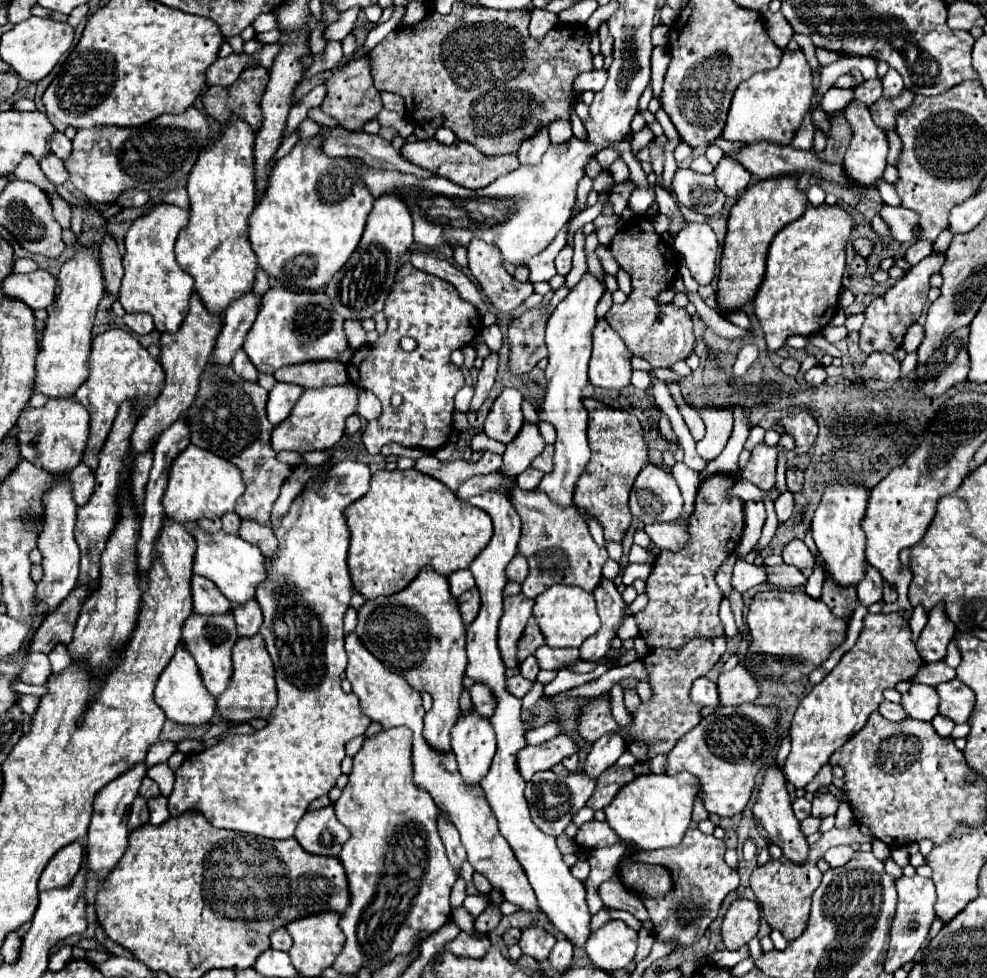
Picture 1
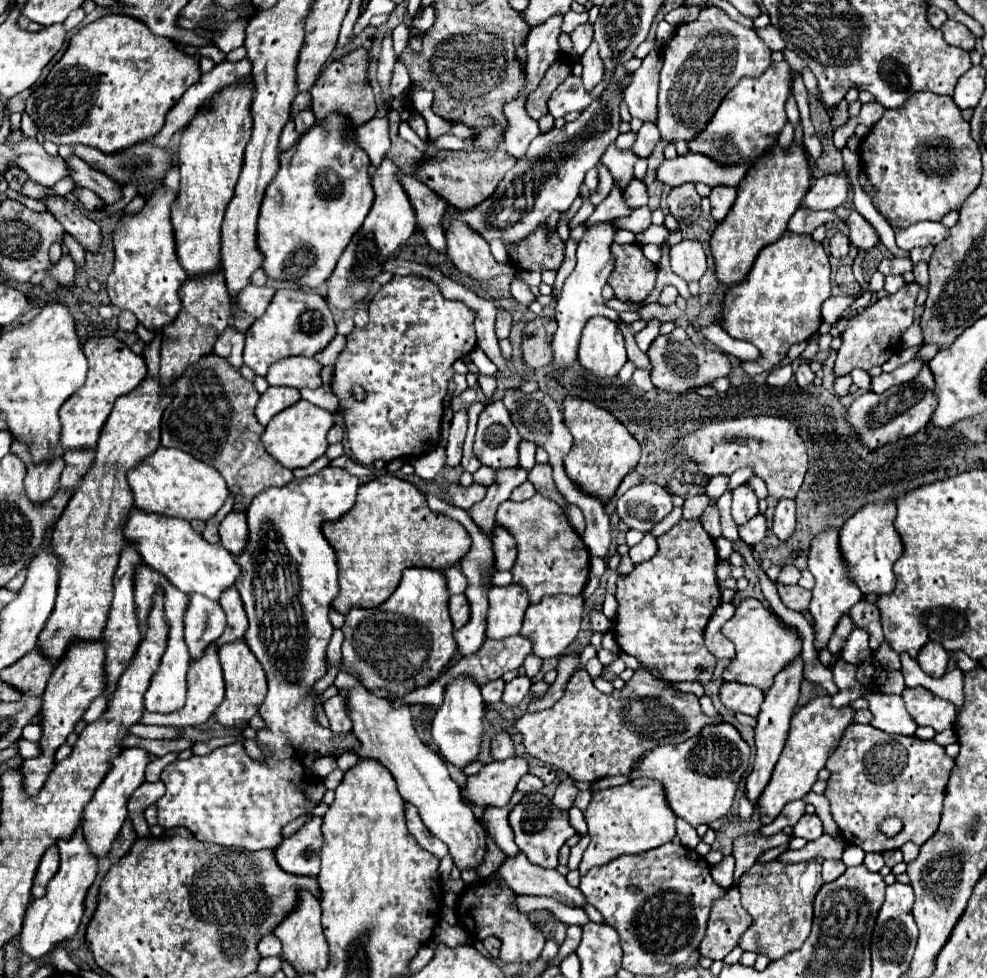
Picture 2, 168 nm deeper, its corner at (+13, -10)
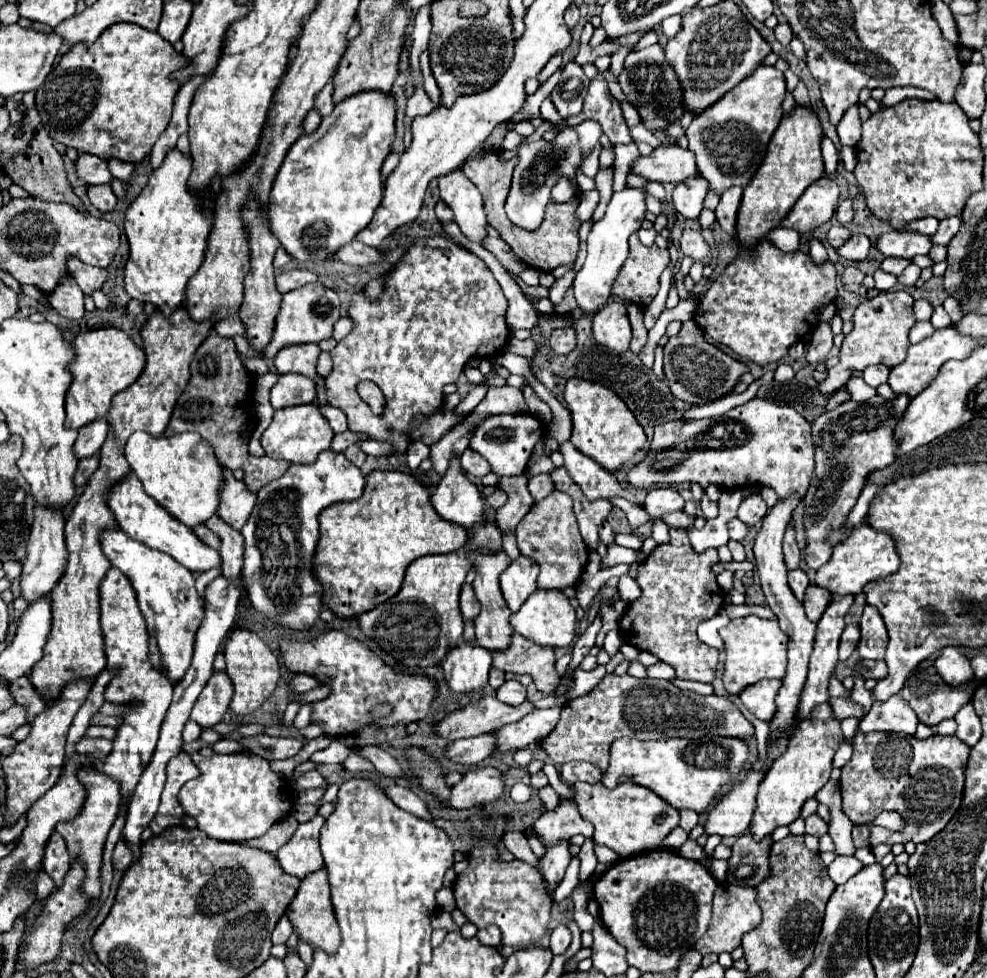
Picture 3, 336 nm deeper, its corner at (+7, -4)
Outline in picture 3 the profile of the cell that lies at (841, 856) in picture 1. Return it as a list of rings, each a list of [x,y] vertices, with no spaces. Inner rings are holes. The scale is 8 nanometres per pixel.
[[[837,857],[831,865],[829,865],[829,877],[835,885],[843,885],[845,881],[849,881],[853,875],[857,875],[863,869],[863,863],[857,861],[855,857]]]

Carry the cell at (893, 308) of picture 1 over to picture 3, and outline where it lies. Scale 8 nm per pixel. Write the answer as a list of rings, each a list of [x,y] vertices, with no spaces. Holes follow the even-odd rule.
[[[883,291],[873,299],[865,299],[853,315],[853,331],[845,337],[841,345],[841,361],[833,369],[827,369],[827,379],[817,383],[819,393],[831,395],[837,389],[845,387],[845,383],[851,377],[853,369],[863,371],[869,365],[881,363],[887,367],[895,367],[905,361],[907,349],[909,349],[909,329],[915,325],[915,315],[913,315],[913,297],[907,291]]]

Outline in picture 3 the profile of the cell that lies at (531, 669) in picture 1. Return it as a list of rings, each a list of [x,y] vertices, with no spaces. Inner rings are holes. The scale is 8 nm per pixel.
[[[505,681],[499,689],[497,689],[497,699],[505,705],[521,705],[527,699],[527,691],[519,681]]]

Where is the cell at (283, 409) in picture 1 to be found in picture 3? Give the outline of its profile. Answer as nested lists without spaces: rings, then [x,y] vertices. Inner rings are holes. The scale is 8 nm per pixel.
[[[295,373],[281,375],[271,389],[273,409],[309,405],[313,401],[315,401],[315,381],[303,375],[295,375]]]

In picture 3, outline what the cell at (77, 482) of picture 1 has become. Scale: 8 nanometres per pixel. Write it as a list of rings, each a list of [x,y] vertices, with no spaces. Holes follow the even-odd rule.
[[[105,417],[91,421],[83,429],[79,429],[79,437],[77,437],[77,443],[75,443],[75,453],[79,457],[89,457],[91,453],[97,453],[101,449],[101,445],[105,443],[107,433],[109,433],[109,425],[107,425]]]

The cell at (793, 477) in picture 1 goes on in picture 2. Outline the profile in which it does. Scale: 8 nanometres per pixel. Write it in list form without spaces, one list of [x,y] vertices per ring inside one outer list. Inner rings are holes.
[[[781,499],[775,507],[773,533],[785,541],[793,531],[795,531],[795,501],[793,499]]]

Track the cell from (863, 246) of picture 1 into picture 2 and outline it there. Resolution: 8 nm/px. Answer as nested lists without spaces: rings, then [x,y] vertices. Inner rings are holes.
[[[843,233],[833,235],[831,241],[829,241],[829,251],[831,251],[831,255],[837,257],[837,259],[847,257],[847,253],[849,253],[849,237],[843,235]]]

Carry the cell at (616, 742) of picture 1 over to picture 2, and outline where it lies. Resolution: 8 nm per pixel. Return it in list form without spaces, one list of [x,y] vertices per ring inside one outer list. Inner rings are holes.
[[[565,777],[565,779],[559,783],[557,791],[555,791],[553,803],[555,803],[557,807],[561,807],[561,809],[569,809],[569,807],[573,805],[577,793],[579,793],[579,789],[577,789],[577,779]]]

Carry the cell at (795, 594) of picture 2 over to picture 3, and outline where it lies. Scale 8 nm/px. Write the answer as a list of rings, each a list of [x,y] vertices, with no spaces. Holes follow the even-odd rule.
[[[811,585],[807,589],[807,593],[805,593],[805,603],[803,603],[807,617],[817,623],[821,619],[823,611],[827,609],[829,601],[831,601],[831,593],[827,593],[825,589],[819,589],[819,587]]]

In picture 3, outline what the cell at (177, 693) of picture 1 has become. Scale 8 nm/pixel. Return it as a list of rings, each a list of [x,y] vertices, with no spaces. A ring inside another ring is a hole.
[[[107,529],[101,535],[103,535],[101,537],[103,553],[107,555],[113,567],[121,569],[129,577],[137,593],[139,609],[143,611],[149,627],[151,663],[155,667],[161,667],[163,673],[171,679],[171,683],[179,683],[183,673],[191,665],[195,633],[205,613],[203,601],[195,589],[193,573],[187,567],[179,565],[177,561],[171,561],[167,553],[159,553],[127,537],[127,533],[123,533],[121,529]]]

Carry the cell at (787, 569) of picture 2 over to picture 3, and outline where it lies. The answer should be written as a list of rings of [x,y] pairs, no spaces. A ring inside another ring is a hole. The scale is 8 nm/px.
[[[795,569],[795,571],[789,571],[789,587],[793,591],[793,595],[803,603],[803,595],[805,595],[805,589],[809,587],[809,579],[807,575],[801,571],[801,569]]]

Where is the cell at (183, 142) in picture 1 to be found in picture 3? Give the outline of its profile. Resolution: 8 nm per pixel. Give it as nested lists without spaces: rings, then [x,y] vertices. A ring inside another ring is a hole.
[[[95,185],[95,187],[91,187],[89,201],[101,213],[107,213],[107,211],[115,209],[115,195],[111,193],[109,185]]]

